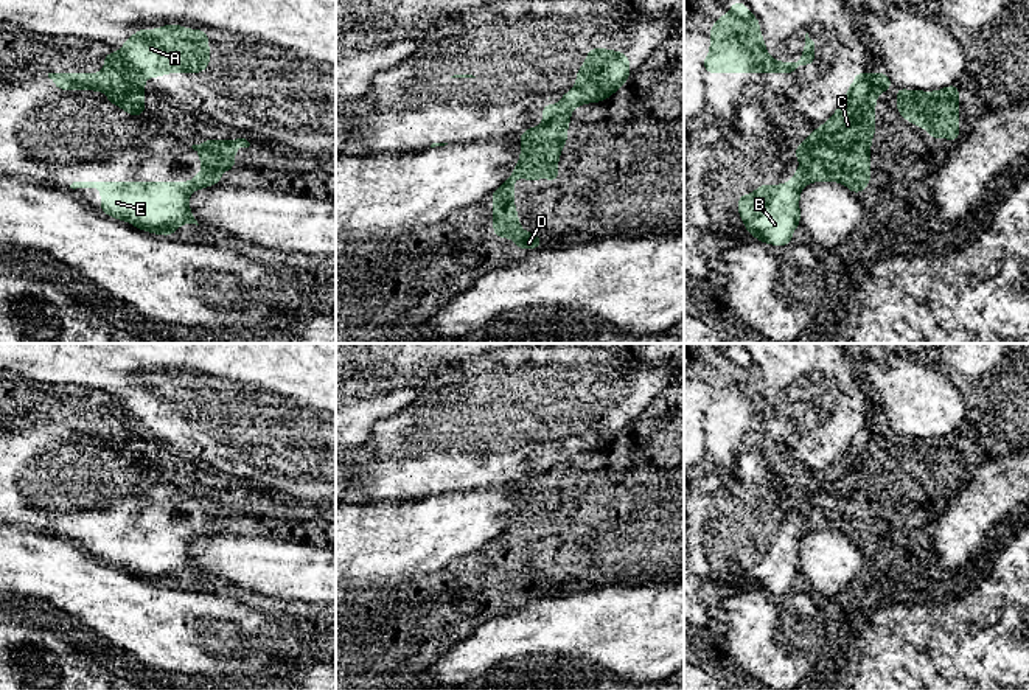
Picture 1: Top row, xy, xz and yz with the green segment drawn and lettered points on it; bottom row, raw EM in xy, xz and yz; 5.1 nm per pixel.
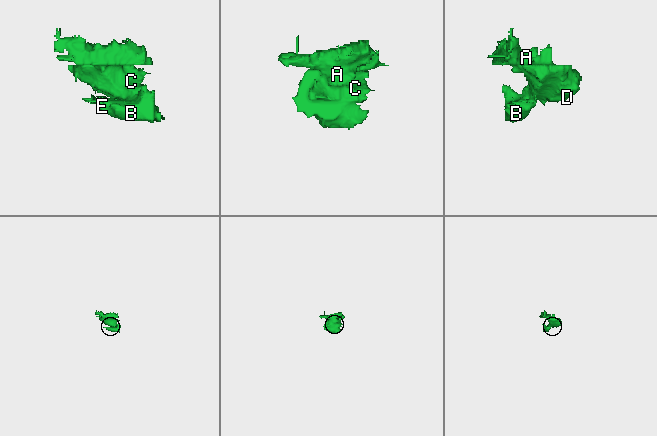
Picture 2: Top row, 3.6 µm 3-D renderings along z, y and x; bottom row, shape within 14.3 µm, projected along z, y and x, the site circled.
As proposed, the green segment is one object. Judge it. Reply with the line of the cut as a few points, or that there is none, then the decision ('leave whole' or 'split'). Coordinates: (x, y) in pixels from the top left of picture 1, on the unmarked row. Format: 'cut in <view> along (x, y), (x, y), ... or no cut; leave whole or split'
cut in xz along (568, 462), (558, 462), (544, 470); split

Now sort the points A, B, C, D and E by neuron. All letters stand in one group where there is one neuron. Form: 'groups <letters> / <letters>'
groups A C D / B E

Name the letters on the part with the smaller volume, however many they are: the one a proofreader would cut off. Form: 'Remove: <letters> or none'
Remove: B, E

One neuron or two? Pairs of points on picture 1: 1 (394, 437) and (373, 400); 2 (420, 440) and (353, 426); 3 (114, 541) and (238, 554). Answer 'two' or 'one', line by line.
1: two
2: two
3: two

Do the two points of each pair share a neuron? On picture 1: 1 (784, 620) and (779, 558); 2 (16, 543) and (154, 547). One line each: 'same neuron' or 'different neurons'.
1: different neurons
2: different neurons

